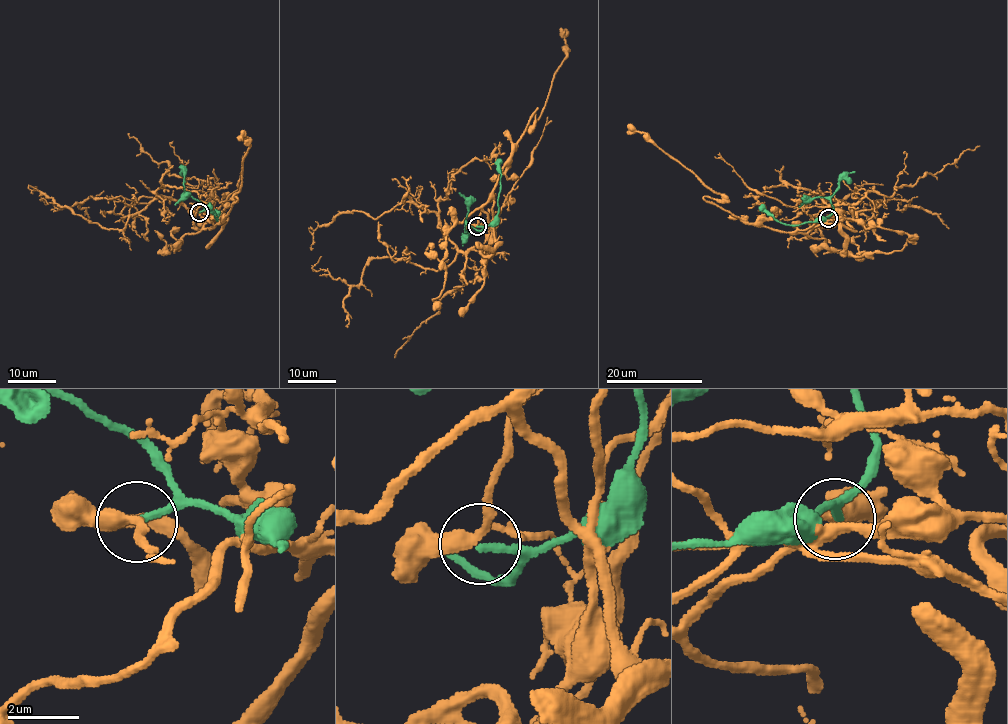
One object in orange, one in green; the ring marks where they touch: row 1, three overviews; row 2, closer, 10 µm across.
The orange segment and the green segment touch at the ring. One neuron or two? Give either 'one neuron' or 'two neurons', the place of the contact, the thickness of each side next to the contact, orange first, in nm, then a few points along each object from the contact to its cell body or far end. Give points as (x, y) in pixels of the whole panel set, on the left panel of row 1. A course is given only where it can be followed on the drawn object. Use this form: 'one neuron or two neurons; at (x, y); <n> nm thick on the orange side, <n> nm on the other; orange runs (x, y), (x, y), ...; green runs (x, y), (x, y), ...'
two neurons; at (199, 212); 340 nm thick on the orange side, 190 nm on the other; orange runs (199, 212), (213, 224), (214, 214), (222, 217), (212, 221), (163, 196), (121, 230), (108, 229), (36, 187); green runs (199, 212), (215, 212), (217, 220), (207, 205)

